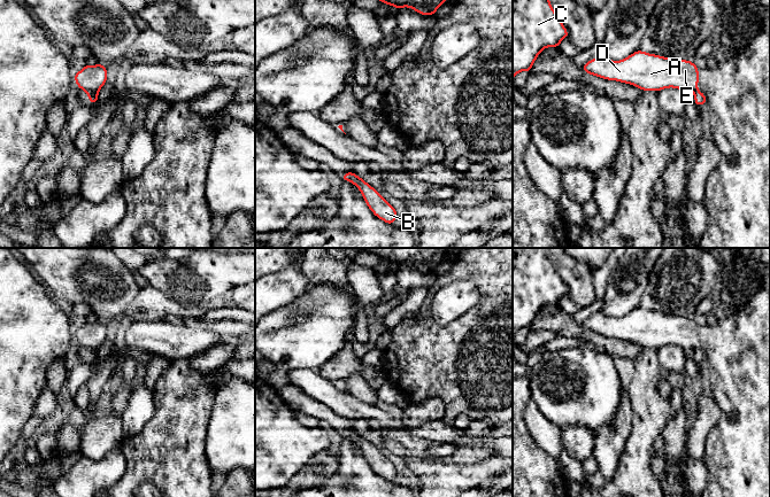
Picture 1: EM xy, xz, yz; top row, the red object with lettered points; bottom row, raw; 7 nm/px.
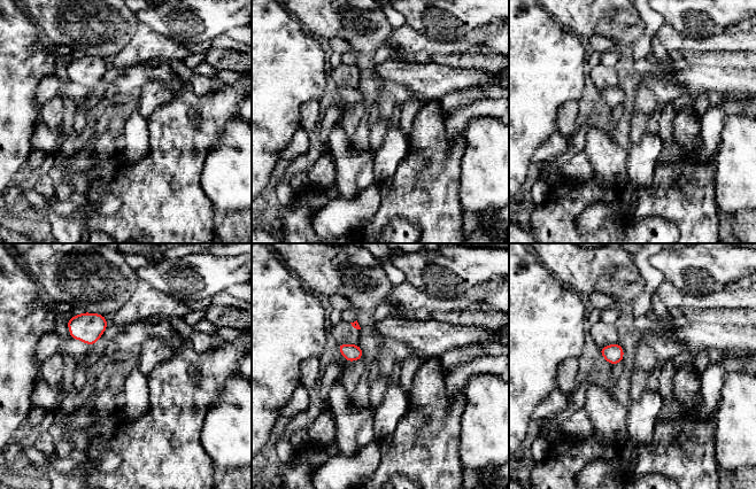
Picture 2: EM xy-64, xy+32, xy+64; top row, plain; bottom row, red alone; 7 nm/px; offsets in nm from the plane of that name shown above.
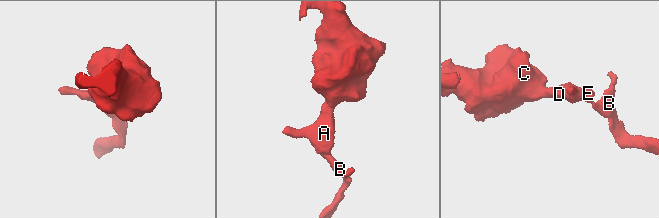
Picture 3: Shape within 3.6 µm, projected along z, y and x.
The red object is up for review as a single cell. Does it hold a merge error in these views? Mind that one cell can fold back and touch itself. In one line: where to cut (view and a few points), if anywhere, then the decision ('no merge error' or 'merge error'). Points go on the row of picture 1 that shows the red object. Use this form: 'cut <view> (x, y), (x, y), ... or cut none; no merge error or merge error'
cut xy (86, 91), (97, 92); merge error

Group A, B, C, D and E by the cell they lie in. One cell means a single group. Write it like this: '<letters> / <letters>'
A C D E / B

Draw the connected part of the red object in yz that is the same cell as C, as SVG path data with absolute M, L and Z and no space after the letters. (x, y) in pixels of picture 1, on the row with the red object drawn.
M513 0L513 80L521 71L532 71L540 52L547 47L560 49L560 42L569 39L569 32L549 0Z

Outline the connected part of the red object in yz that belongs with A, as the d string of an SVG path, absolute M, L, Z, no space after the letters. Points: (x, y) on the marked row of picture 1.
M640 49L627 57L613 61L596 56L582 65L592 76L637 86L641 91L660 92L673 87L696 92L699 68L693 61L663 57Z

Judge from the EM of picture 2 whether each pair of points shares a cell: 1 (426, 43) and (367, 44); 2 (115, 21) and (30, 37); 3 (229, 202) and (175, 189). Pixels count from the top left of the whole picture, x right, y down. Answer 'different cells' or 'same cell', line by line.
1: different cells
2: different cells
3: different cells

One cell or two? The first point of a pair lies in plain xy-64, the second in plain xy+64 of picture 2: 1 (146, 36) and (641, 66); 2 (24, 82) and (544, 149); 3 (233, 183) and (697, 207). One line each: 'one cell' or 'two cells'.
1: two cells
2: two cells
3: two cells

